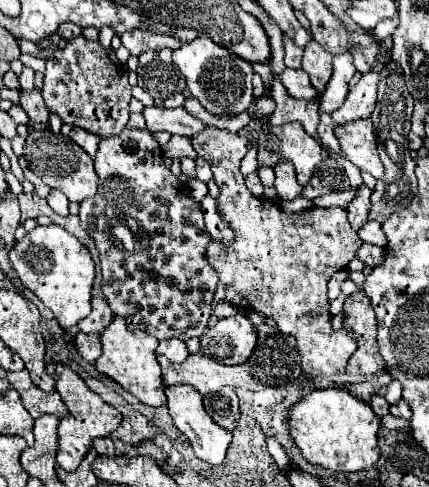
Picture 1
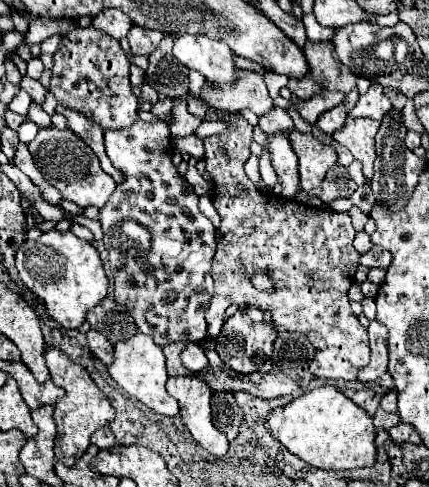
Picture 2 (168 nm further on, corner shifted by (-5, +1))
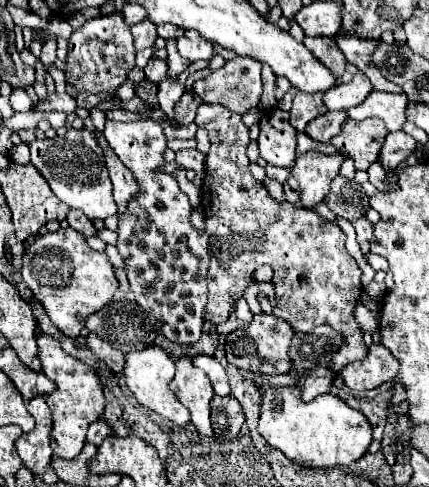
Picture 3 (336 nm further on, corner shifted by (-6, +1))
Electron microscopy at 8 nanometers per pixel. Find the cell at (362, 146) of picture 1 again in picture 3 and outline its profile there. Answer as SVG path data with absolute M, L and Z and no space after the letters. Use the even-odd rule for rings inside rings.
M367 118L363 122L345 120L343 128L337 136L331 138L335 148L341 148L355 160L357 170L367 170L379 154L383 140L387 136L387 128L379 118Z

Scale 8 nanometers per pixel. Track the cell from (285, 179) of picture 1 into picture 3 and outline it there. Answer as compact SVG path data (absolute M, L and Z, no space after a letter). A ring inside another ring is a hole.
M273 108L263 112L263 118L259 120L261 134L257 138L261 156L281 168L291 168L297 154L297 132L289 124L289 112L281 108Z

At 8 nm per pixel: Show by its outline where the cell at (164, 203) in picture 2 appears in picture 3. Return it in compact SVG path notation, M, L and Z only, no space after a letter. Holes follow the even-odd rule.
M111 122L105 124L105 138L117 158L133 172L139 182L139 194L131 200L129 210L119 214L117 248L125 260L129 284L137 304L145 310L157 332L177 344L193 344L201 336L203 308L207 304L207 264L209 236L191 228L191 204L179 190L171 174L157 172L163 166L167 138L159 122Z

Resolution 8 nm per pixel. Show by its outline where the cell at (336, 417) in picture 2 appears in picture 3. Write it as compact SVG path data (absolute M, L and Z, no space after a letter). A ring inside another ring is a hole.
M259 388L261 412L257 432L273 446L283 452L289 460L305 468L327 468L337 464L351 464L359 460L371 444L371 426L367 418L347 406L335 394L317 396L313 402L303 402L299 388Z

